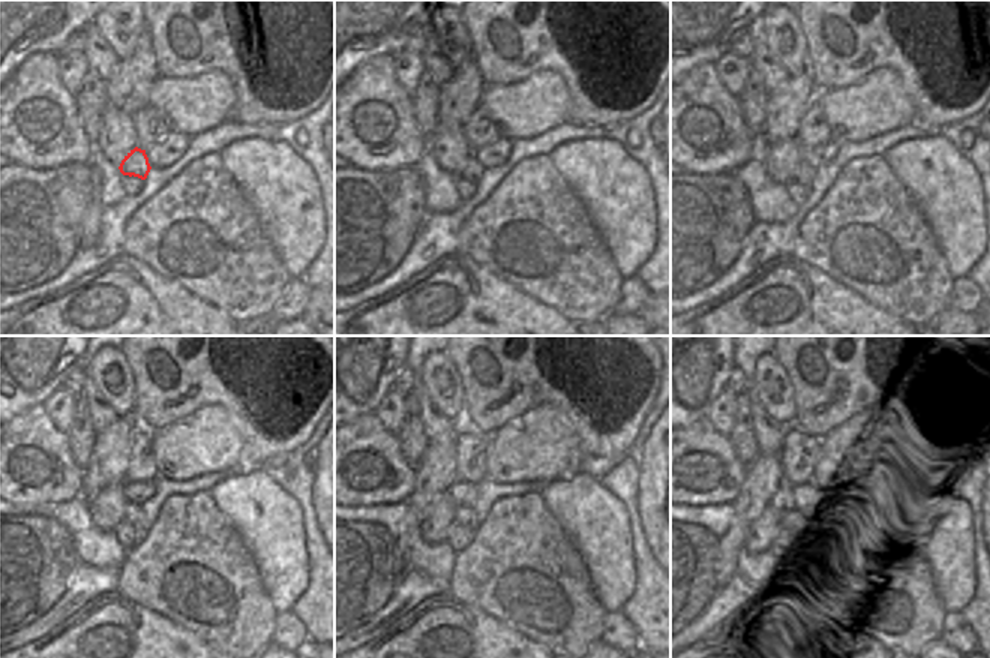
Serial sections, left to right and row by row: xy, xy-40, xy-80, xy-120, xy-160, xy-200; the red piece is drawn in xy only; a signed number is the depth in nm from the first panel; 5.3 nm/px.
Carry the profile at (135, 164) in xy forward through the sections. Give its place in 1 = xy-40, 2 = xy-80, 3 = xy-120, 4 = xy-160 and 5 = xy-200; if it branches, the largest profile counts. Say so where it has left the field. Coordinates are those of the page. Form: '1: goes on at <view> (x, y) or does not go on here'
1: goes on at xy-40 (473, 171)
2: goes on at xy-80 (806, 174)
3: goes on at xy-120 (132, 511)
4: goes on at xy-160 (465, 517)
5: goes on at xy-200 (803, 514)

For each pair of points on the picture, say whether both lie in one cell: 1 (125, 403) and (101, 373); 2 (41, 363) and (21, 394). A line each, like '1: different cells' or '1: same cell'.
1: same cell
2: same cell

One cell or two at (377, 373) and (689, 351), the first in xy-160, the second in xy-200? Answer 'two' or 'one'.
one

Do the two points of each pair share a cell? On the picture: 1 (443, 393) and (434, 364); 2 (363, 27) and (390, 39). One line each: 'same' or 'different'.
1: same
2: same

